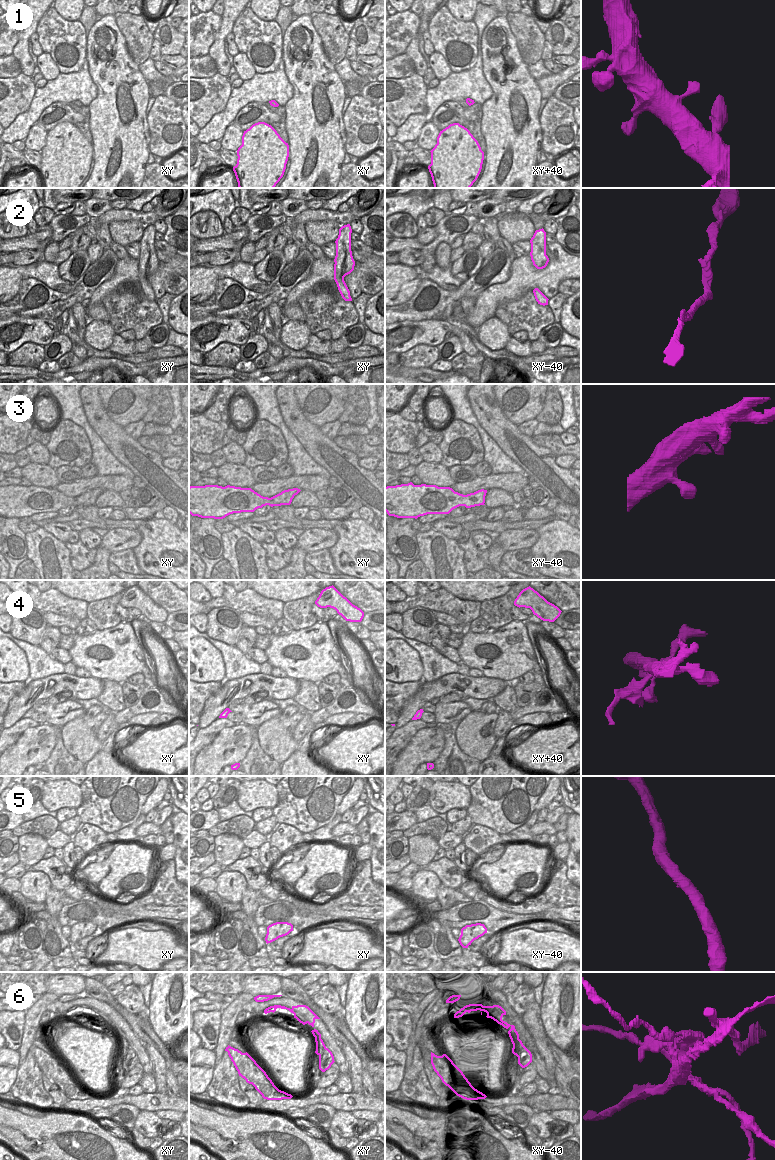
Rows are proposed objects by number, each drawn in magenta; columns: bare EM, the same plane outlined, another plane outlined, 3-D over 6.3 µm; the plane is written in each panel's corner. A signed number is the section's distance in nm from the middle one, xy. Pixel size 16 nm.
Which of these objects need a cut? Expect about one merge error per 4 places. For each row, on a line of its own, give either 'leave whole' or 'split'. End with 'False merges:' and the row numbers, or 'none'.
1: leave whole
2: leave whole
3: leave whole
4: leave whole
5: leave whole
6: split
False merges: 6

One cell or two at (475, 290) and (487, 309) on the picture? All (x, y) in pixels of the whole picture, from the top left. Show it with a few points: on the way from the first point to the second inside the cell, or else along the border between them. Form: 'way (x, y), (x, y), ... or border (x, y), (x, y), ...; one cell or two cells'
border (499, 283), (493, 283), (486, 287), (474, 300); two cells

